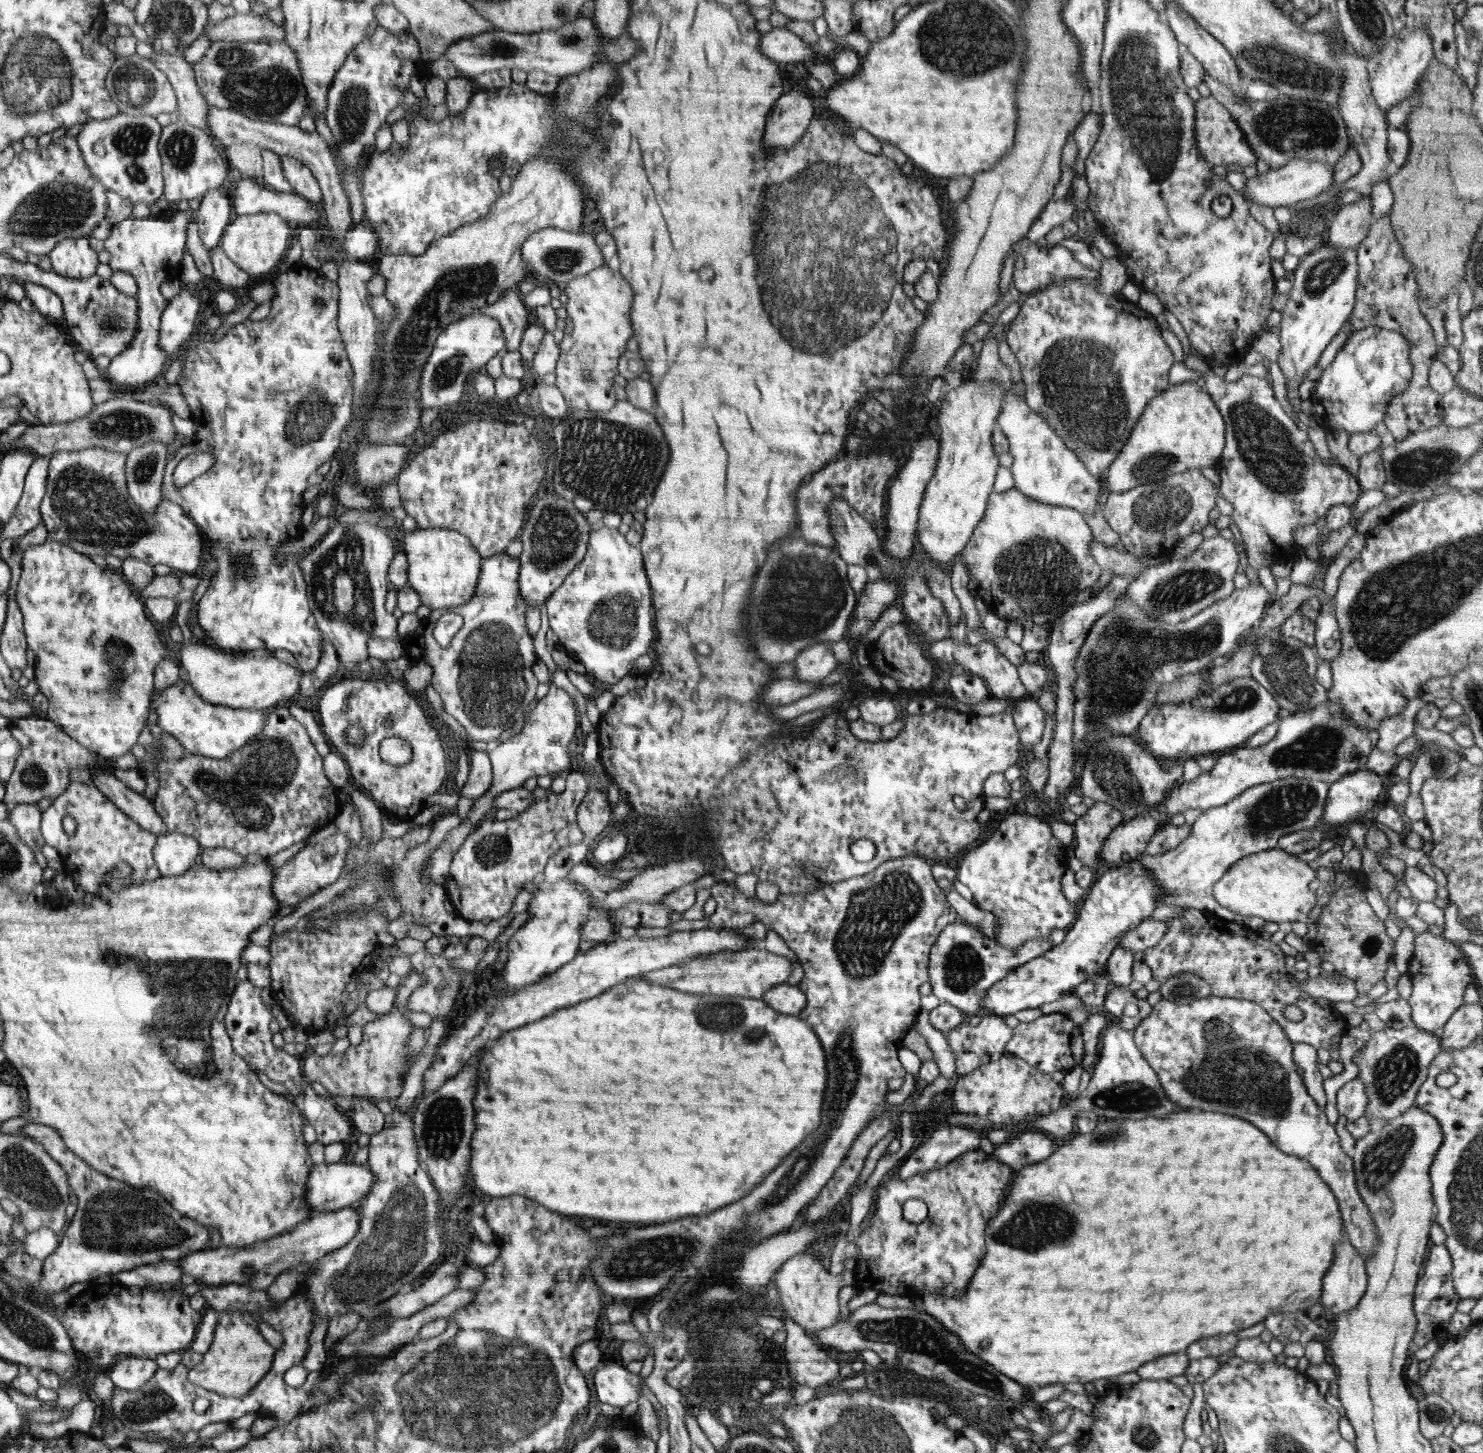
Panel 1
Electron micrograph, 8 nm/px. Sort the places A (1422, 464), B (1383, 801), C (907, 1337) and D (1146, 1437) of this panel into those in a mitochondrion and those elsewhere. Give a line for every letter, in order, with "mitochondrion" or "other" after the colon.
A: mitochondrion
B: other
C: mitochondrion
D: mitochondrion

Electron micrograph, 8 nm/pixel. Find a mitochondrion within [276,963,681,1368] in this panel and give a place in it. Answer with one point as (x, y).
(398, 1242)

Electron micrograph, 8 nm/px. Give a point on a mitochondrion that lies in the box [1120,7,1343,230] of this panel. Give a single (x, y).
(1287, 125)

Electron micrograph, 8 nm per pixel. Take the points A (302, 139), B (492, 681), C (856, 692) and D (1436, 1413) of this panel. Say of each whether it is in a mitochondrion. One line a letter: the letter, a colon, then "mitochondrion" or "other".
A: other
B: mitochondrion
C: other
D: mitochondrion

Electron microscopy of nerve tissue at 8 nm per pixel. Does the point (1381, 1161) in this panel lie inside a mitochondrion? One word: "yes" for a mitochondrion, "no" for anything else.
yes

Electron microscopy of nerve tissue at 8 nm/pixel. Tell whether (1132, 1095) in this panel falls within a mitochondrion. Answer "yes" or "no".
yes

